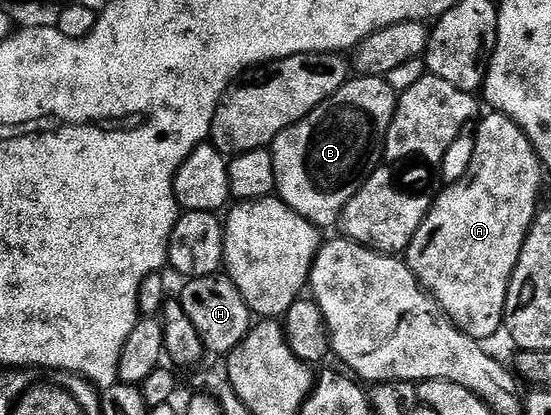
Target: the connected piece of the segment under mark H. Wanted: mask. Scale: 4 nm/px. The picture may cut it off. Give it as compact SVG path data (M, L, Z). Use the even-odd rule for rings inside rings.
M217 273L189 279L185 287L178 292L178 298L186 317L198 329L198 337L202 337L205 352L221 357L227 356L248 335L254 323L254 316L249 311L242 293L233 285L227 274Z

